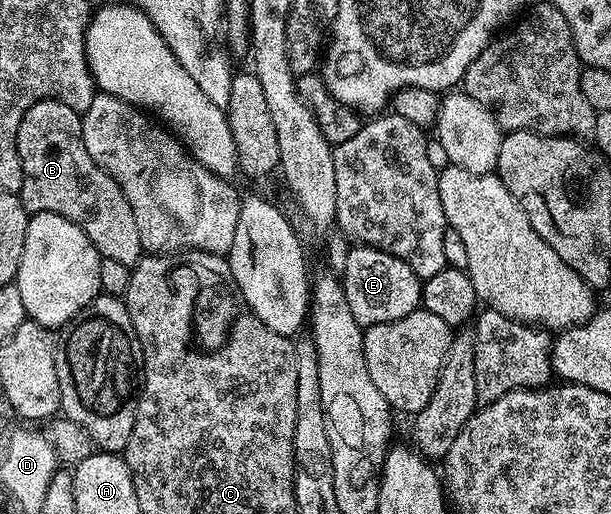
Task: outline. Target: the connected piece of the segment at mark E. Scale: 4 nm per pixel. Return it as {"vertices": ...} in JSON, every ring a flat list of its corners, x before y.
{"vertices":[[354,245,343,277,347,305,362,328,399,320,421,306,421,283,410,266,374,246]]}

